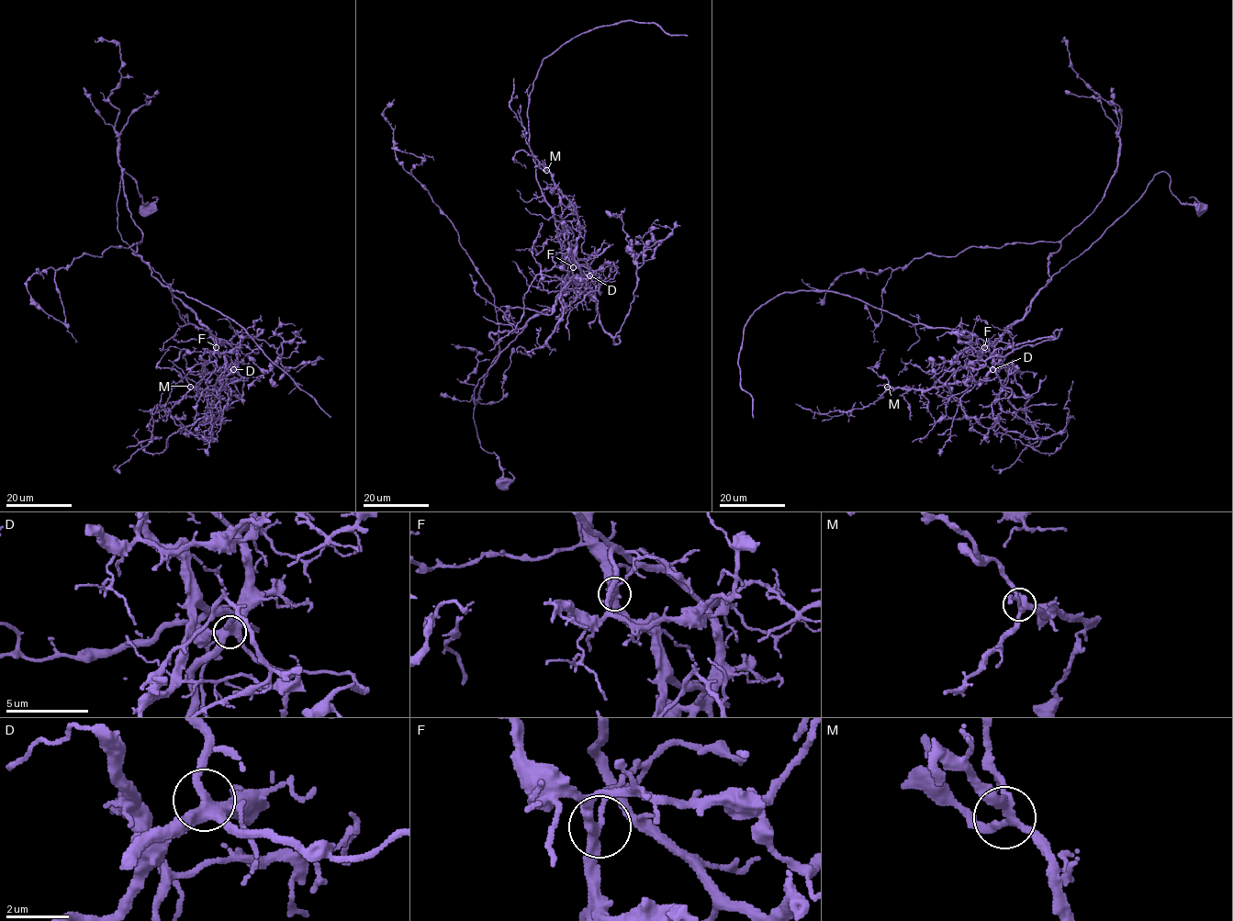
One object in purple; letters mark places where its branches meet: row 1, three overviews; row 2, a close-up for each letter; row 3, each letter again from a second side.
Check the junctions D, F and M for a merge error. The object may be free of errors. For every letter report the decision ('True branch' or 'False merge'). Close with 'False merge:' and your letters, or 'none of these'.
D: True branch
F: False merge
M: True branch
False merge: F

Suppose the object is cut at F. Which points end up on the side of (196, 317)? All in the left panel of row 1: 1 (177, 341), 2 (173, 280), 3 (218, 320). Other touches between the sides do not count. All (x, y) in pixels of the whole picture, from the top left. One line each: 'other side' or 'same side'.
1: other side
2: other side
3: same side

